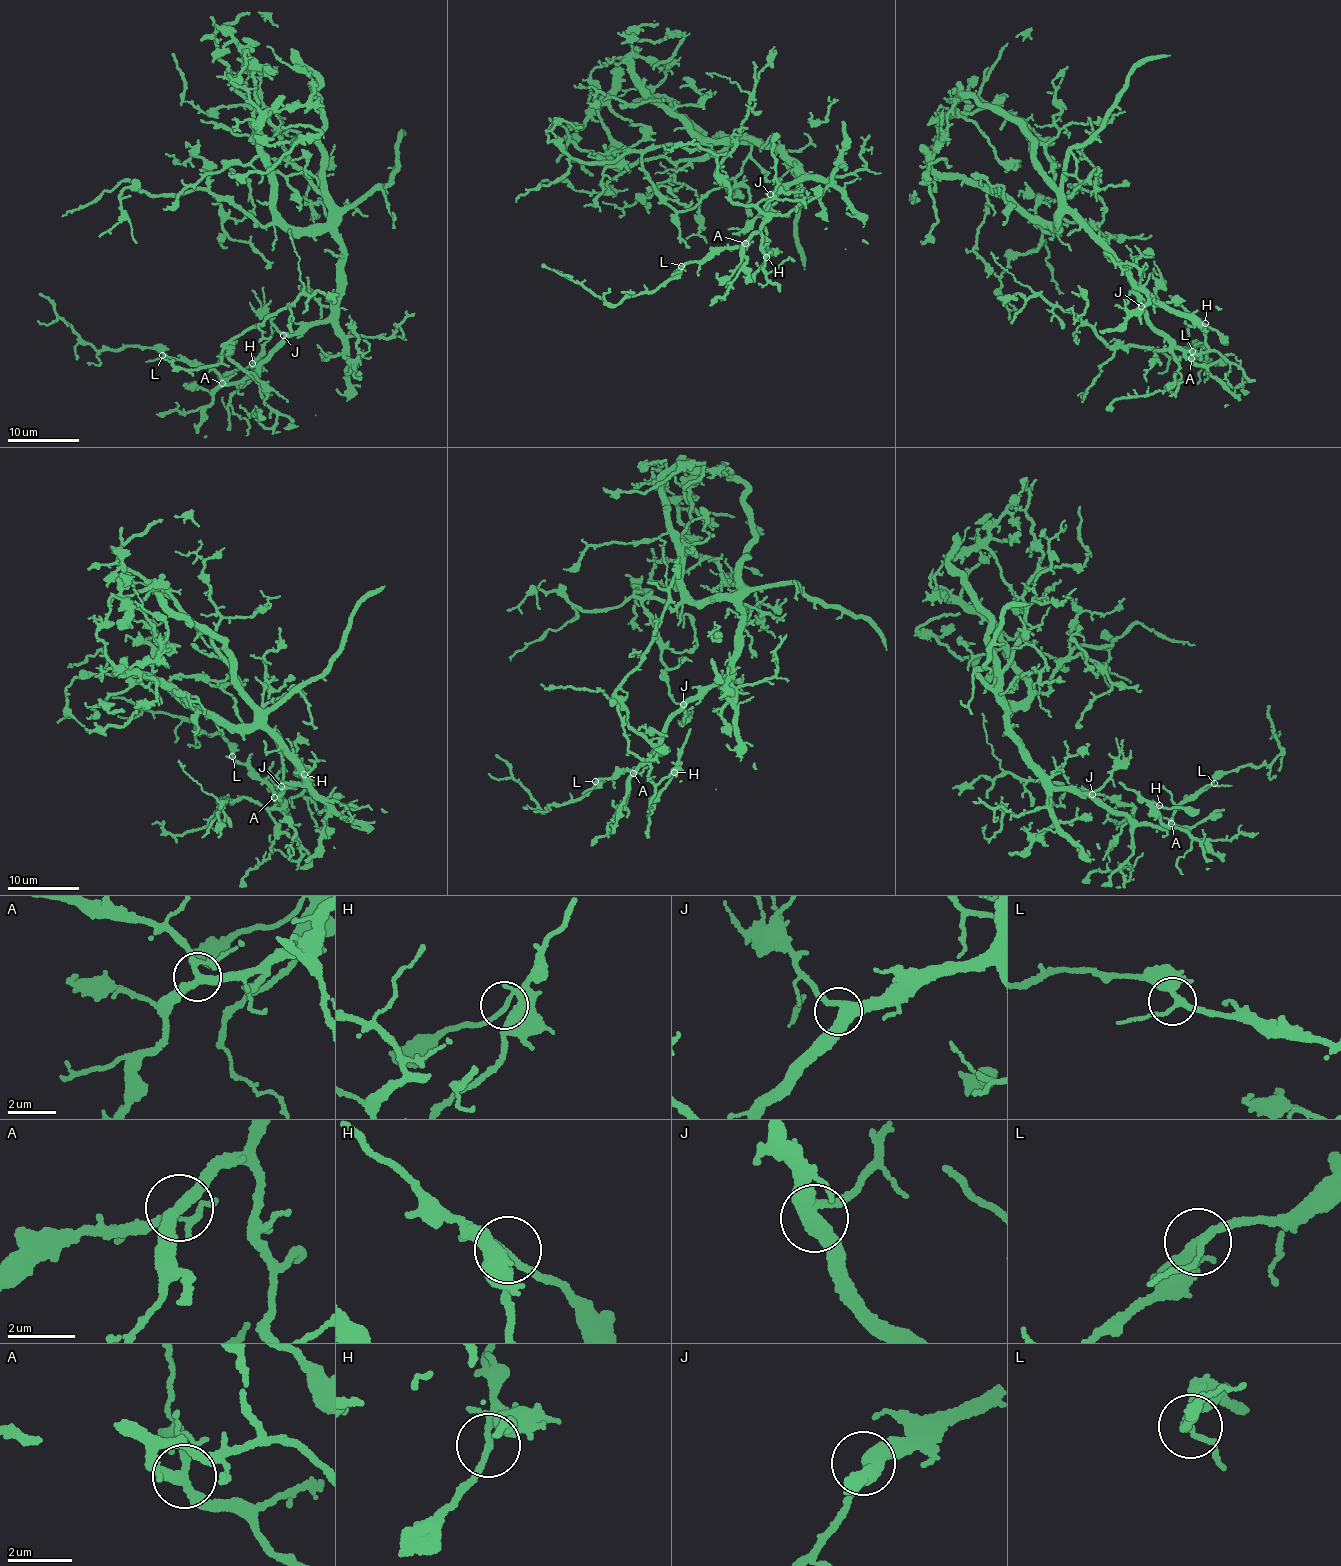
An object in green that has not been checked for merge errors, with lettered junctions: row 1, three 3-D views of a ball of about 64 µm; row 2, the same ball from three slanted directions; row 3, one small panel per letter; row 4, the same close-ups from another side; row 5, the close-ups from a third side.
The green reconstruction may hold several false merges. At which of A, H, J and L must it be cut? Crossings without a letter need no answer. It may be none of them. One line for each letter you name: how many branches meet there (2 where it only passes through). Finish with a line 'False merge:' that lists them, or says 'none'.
False merge: none

